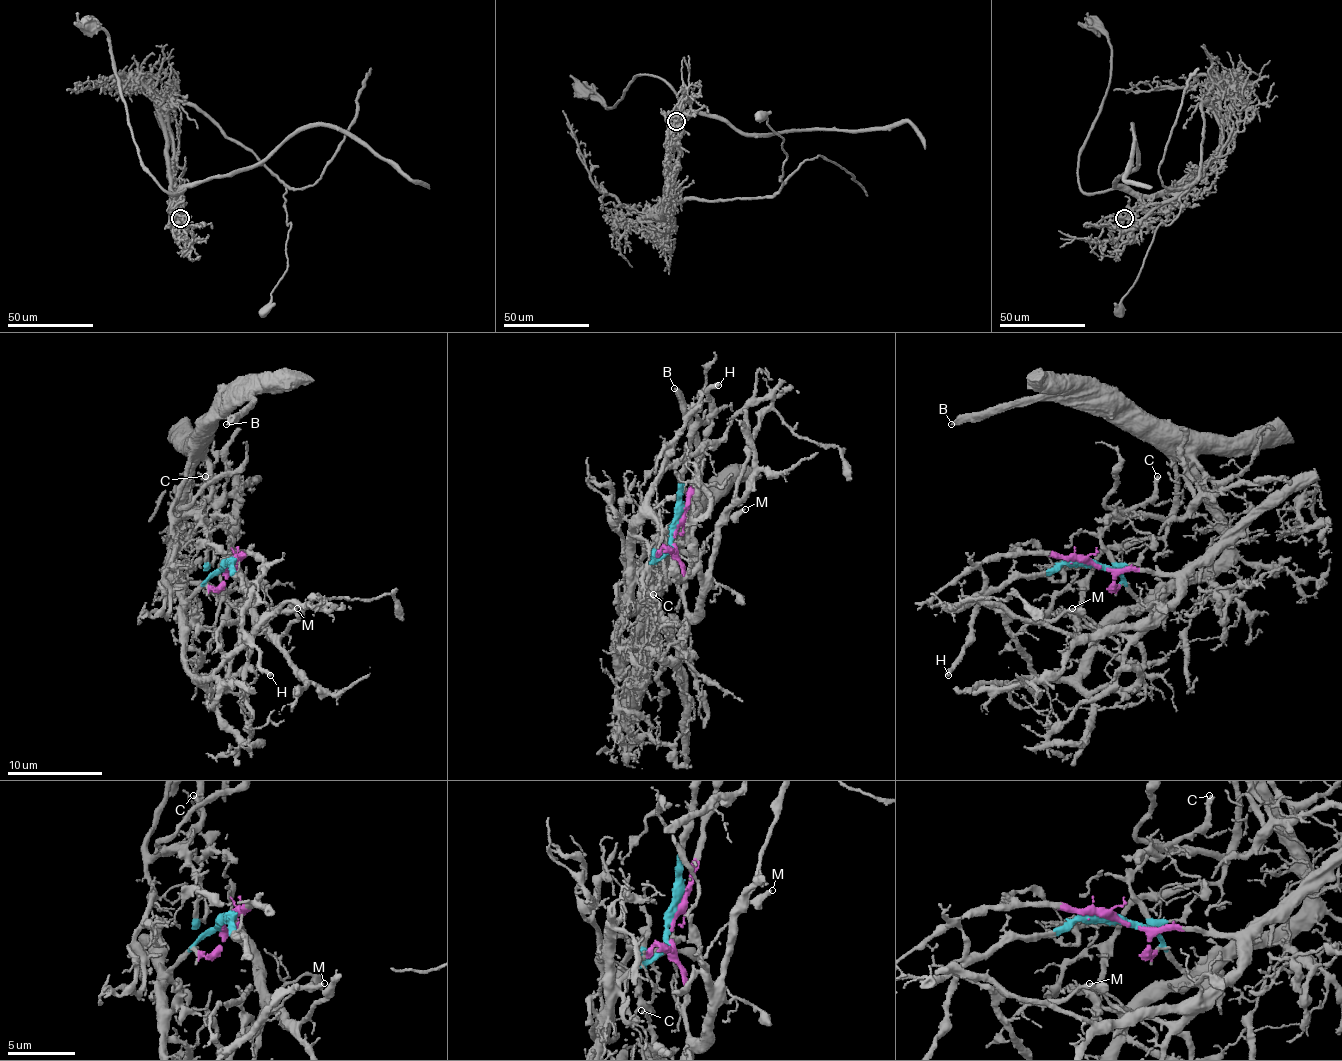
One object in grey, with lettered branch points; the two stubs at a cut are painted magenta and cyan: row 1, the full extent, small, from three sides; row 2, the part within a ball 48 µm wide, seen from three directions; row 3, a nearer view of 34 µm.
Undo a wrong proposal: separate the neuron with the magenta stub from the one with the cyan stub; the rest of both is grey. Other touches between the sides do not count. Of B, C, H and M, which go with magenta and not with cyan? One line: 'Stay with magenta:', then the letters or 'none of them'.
Stay with magenta: M

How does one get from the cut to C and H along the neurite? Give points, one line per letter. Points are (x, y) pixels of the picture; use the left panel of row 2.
C: (226, 564), (209, 573), (209, 530), (194, 516), (211, 494), (211, 482), (204, 475)
H: (226, 564), (240, 578), (247, 599), (242, 635), (259, 652), (259, 664), (271, 676)

